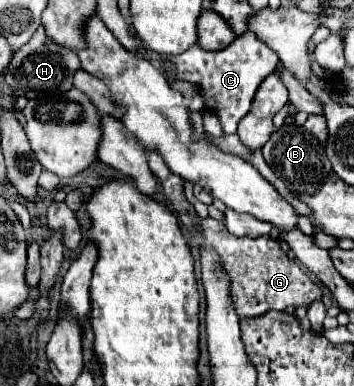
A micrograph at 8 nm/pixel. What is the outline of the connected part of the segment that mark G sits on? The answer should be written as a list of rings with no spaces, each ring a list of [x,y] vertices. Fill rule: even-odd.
[[[150,154],[148,164],[160,182],[164,196],[170,200],[170,204],[178,212],[186,232],[192,236],[194,244],[206,242],[216,250],[216,254],[220,258],[220,266],[230,280],[230,296],[232,296],[232,304],[234,304],[234,310],[238,316],[258,316],[268,310],[288,310],[288,308],[298,308],[298,306],[308,308],[312,302],[322,300],[320,286],[314,284],[296,262],[288,260],[288,256],[282,252],[282,248],[278,246],[278,242],[274,238],[270,238],[270,236],[256,238],[256,240],[254,238],[234,238],[232,234],[228,234],[224,222],[220,222],[212,216],[200,218],[196,214],[194,206],[184,196],[184,180],[178,178],[176,174],[170,174],[170,170],[166,168],[166,164],[162,162],[162,158],[158,154]]]

